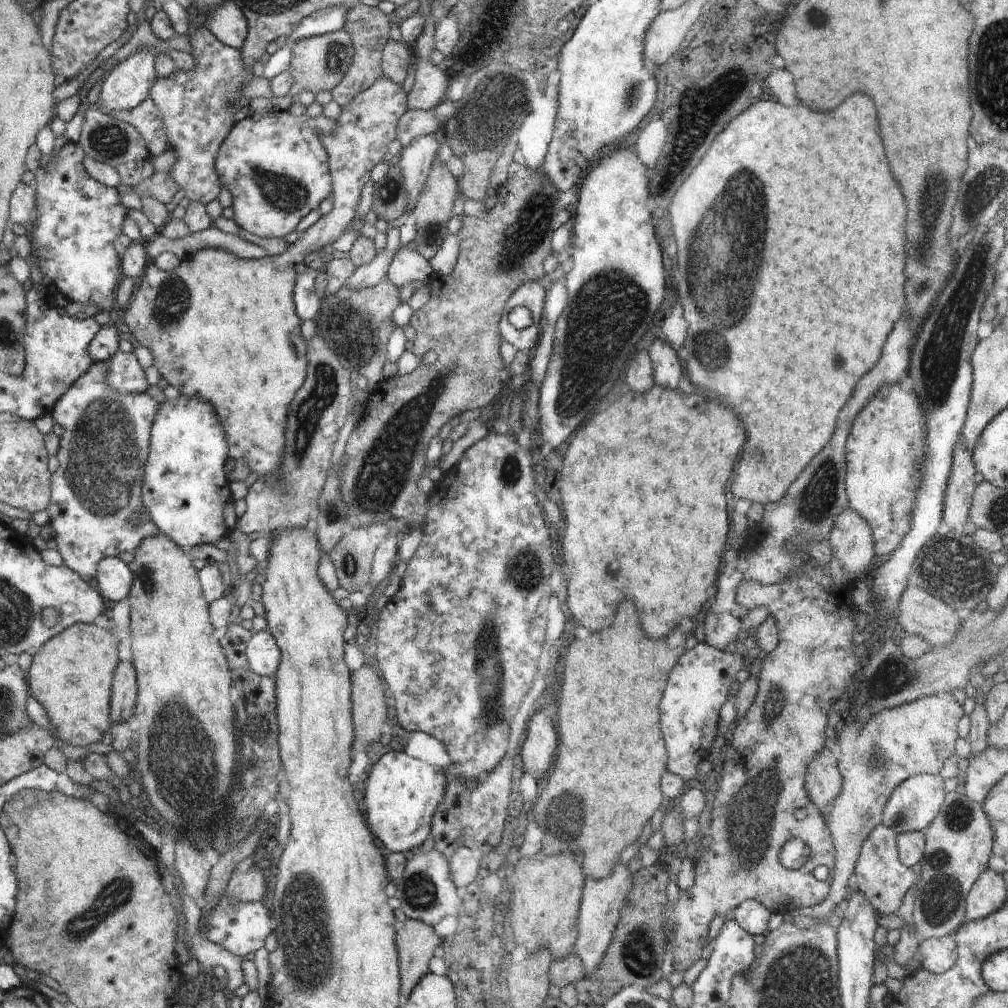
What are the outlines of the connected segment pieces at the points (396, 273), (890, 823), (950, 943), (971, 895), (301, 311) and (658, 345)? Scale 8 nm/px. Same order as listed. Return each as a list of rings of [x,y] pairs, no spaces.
[[[407,244],[395,252],[386,278],[401,290],[408,283],[420,281],[426,285],[433,271],[429,261]]]
[[[919,774],[901,782],[886,801],[881,824],[891,828],[897,835],[912,831],[923,831],[936,818],[945,799],[946,790],[940,776]]]
[[[951,935],[935,939],[920,940],[919,950],[916,958],[920,960],[921,966],[933,972],[942,974],[956,964],[957,944]]]
[[[990,868],[982,872],[966,897],[967,921],[981,919],[996,912],[1007,900],[1006,889],[1006,882],[999,872]]]
[[[313,269],[304,274],[296,275],[296,282],[293,290],[293,301],[296,314],[303,322],[305,320],[315,320],[320,311],[320,300],[316,295],[314,280],[316,271]]]
[[[656,338],[648,354],[653,364],[655,384],[664,388],[676,388],[683,375],[676,349],[668,341]]]

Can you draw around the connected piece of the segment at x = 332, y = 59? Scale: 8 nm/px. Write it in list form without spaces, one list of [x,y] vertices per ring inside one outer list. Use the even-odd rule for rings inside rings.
[[[342,28],[323,35],[314,35],[297,40],[291,48],[291,63],[288,67],[293,81],[288,95],[297,100],[298,94],[303,90],[310,90],[314,94],[330,91],[344,78],[353,61],[355,48],[350,33]]]

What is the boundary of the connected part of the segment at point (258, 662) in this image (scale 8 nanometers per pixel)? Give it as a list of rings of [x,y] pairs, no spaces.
[[[267,629],[249,638],[246,656],[253,673],[261,677],[272,677],[279,667],[281,650]]]

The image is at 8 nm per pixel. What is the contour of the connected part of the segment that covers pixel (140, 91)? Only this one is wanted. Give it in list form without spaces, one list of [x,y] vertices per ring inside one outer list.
[[[142,49],[118,63],[102,78],[102,90],[92,108],[129,111],[141,105],[157,78],[155,60],[159,54],[162,53]]]

